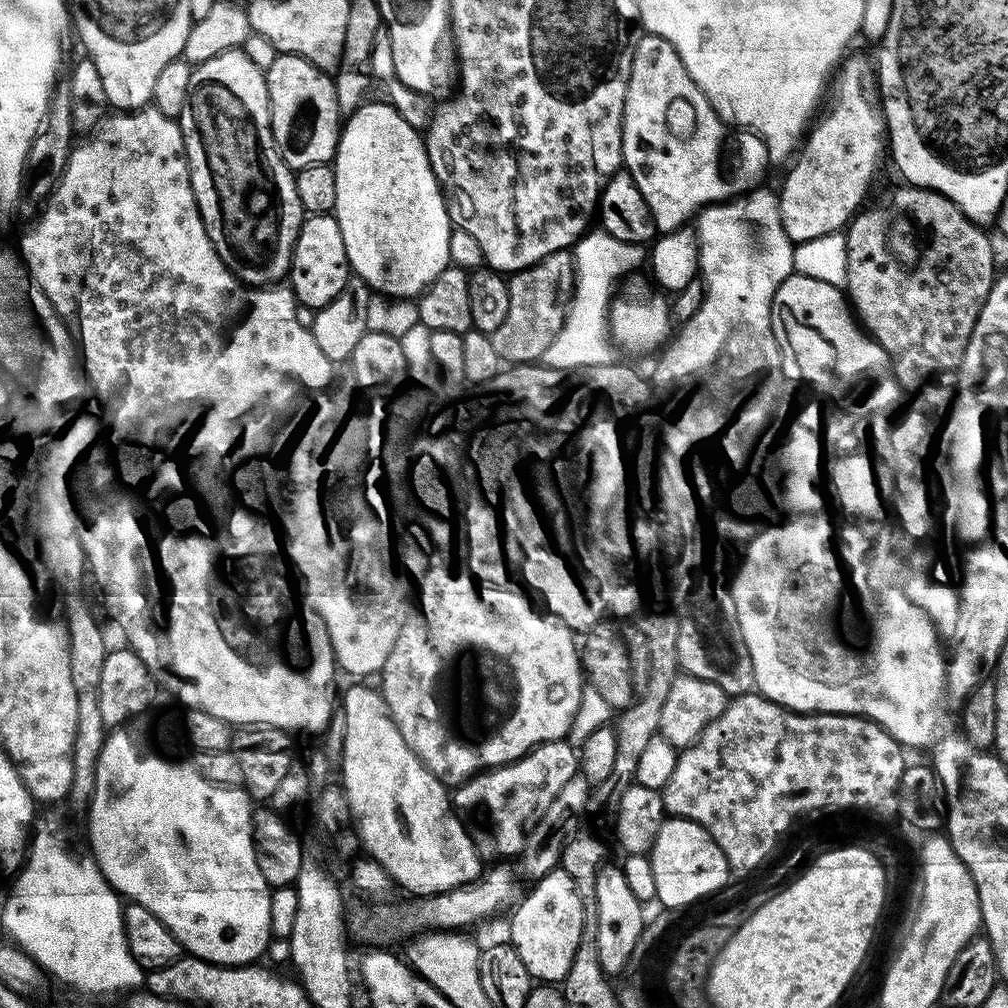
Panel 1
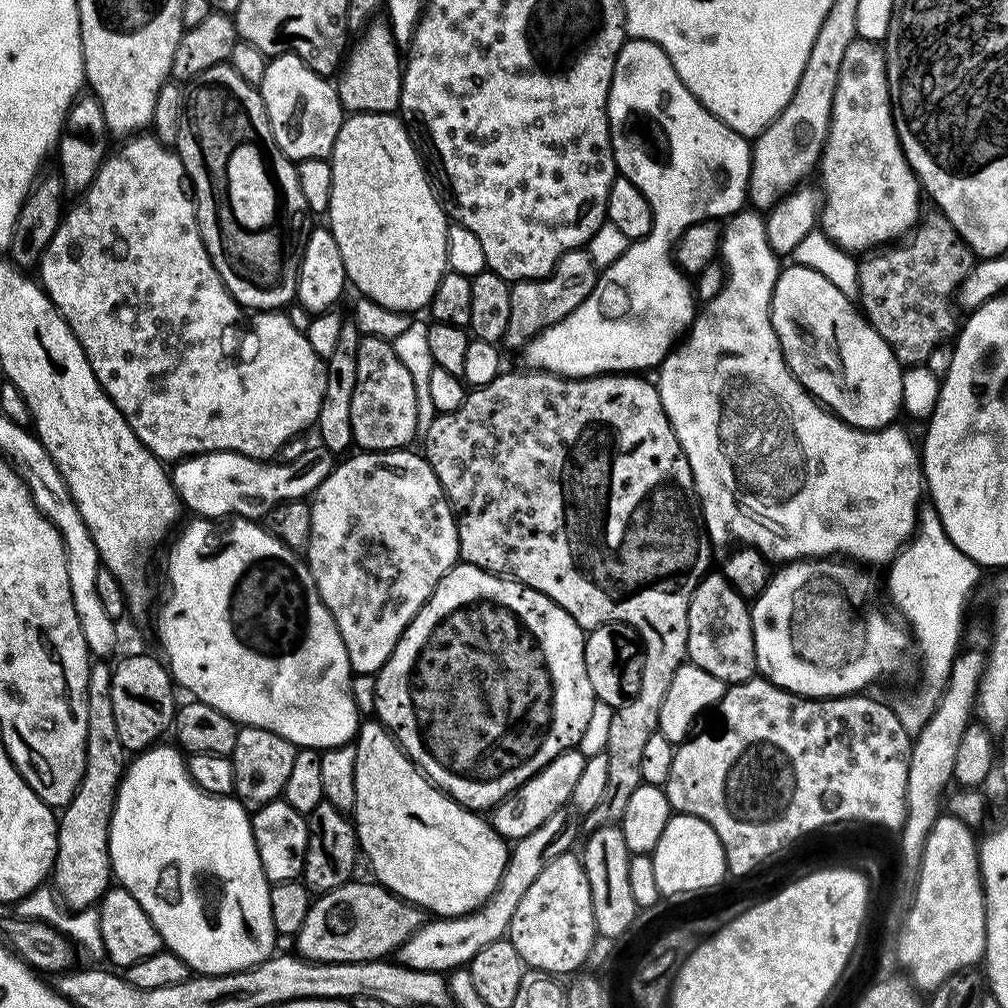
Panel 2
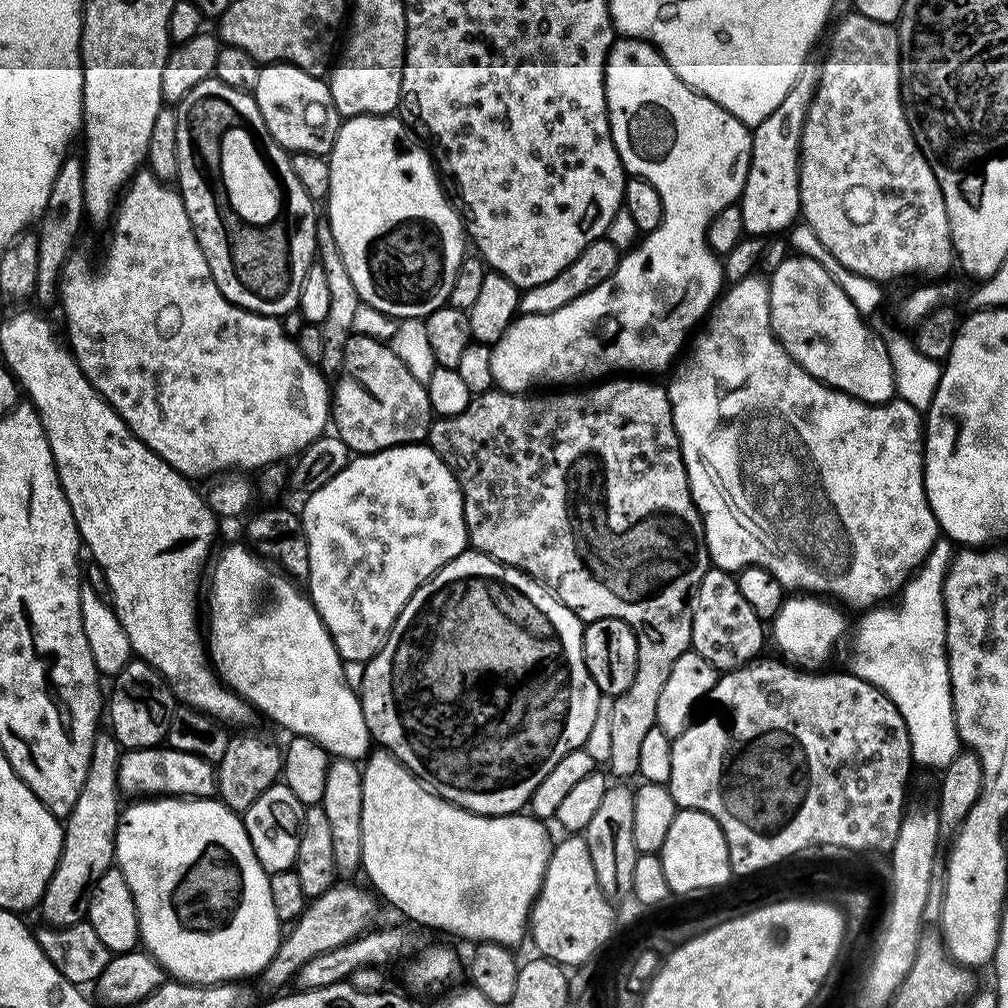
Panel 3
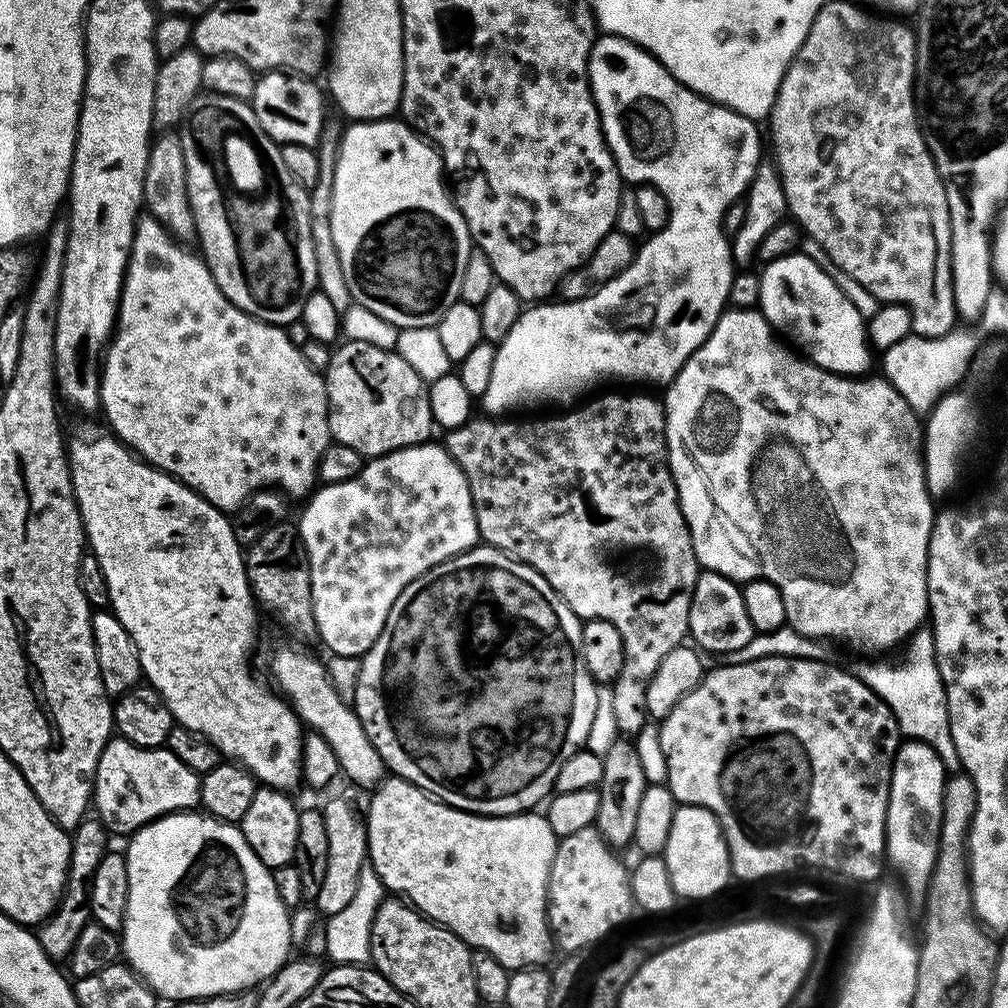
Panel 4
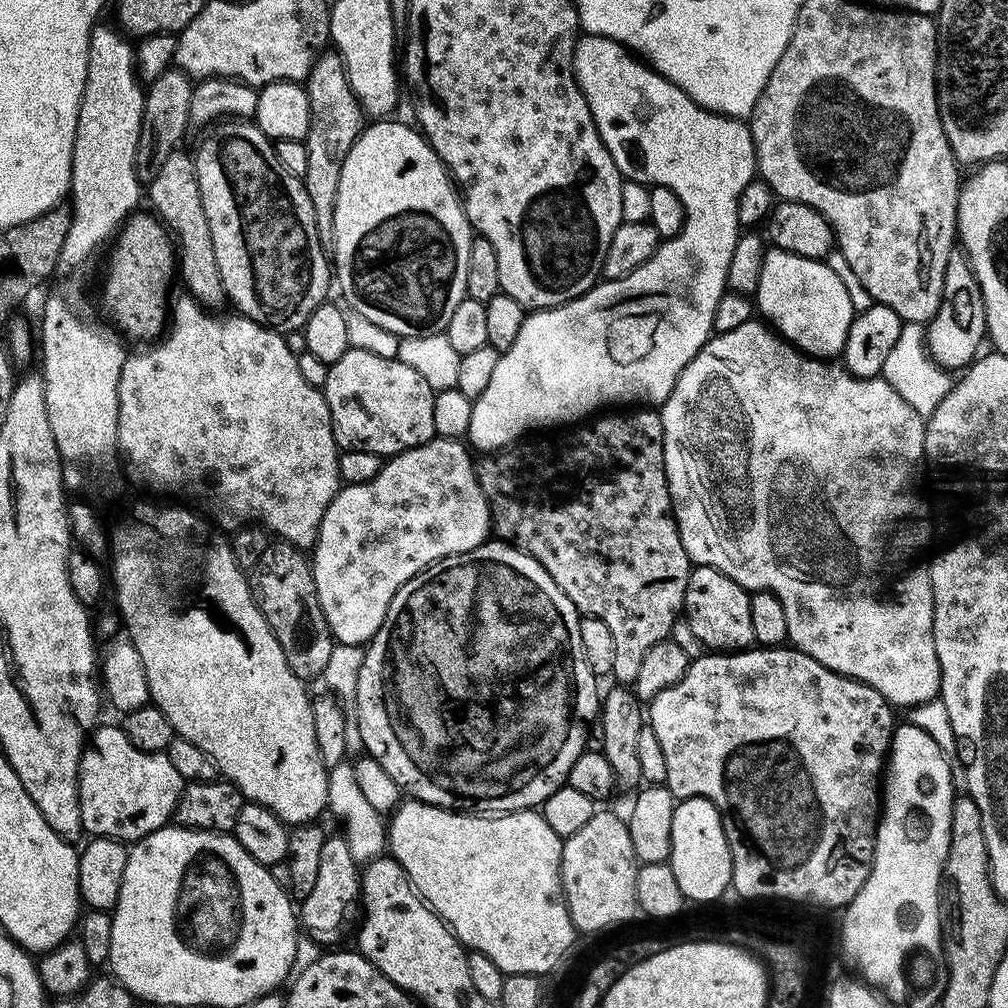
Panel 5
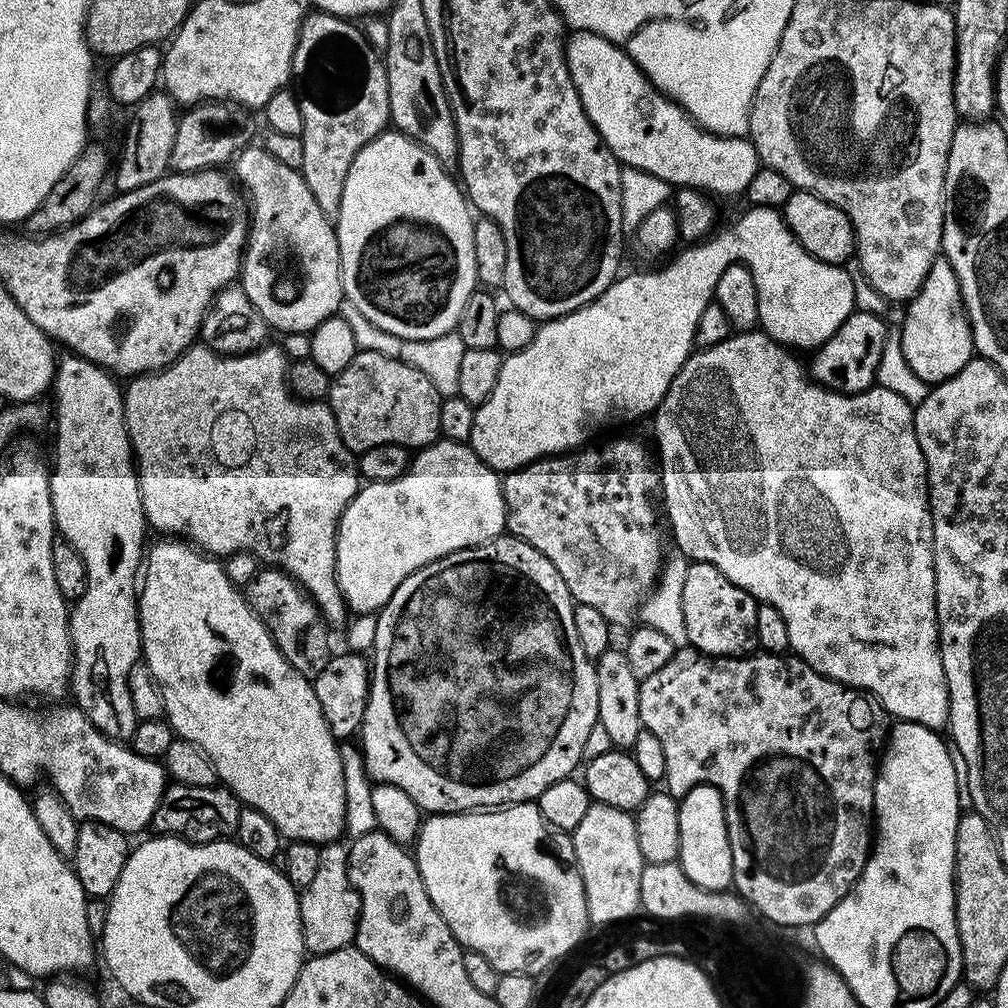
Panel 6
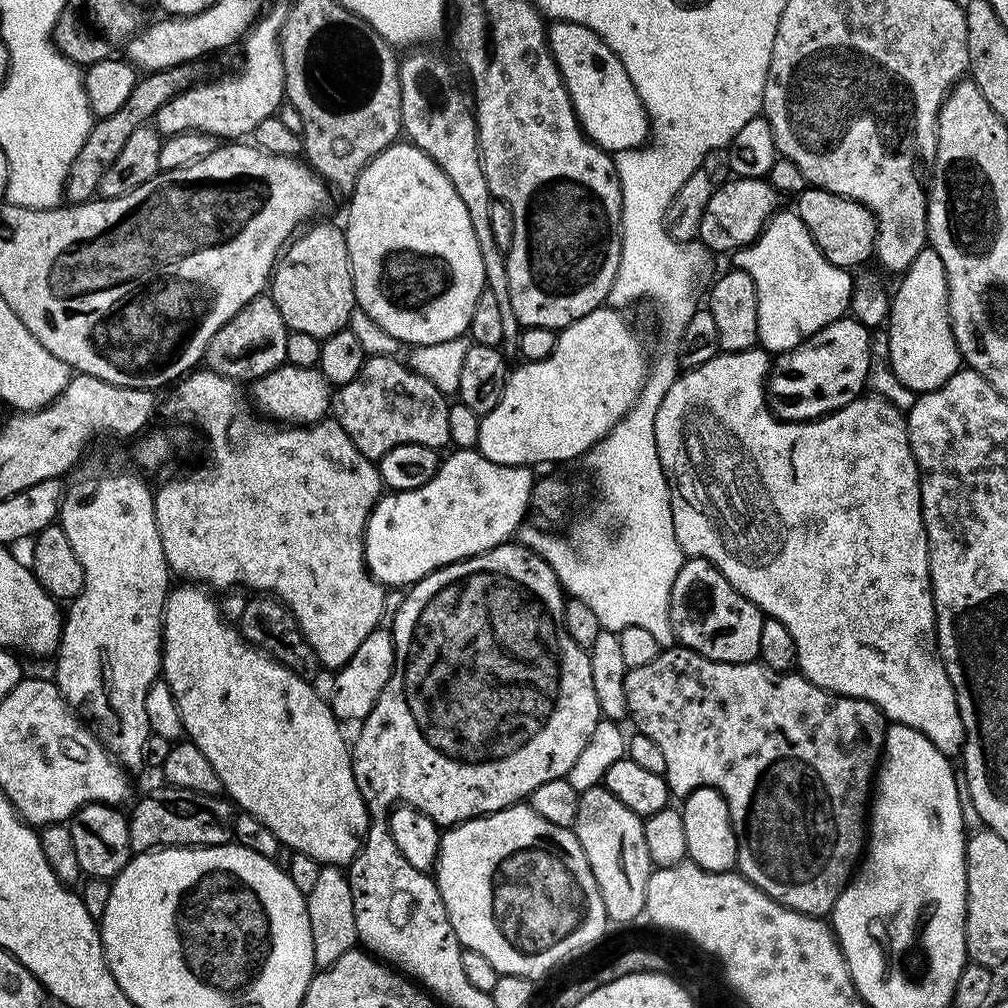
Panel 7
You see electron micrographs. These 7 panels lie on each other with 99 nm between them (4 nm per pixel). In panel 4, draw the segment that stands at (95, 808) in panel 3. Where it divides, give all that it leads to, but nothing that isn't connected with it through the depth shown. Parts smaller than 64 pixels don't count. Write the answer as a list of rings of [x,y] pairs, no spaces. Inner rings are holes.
[[[85,818],[71,833],[72,853],[68,863],[68,881],[64,884],[64,893],[55,910],[44,919],[43,924],[35,929],[36,941],[42,950],[54,962],[67,961],[78,942],[82,930],[92,922],[90,910],[90,886],[94,882],[94,870],[98,870],[98,862],[102,862],[104,853],[109,851],[110,833],[99,819]]]

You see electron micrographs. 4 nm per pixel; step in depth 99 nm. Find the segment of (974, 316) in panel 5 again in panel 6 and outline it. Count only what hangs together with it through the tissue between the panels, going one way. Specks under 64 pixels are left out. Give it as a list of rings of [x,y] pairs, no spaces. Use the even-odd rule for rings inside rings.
[[[937,258],[926,274],[926,282],[912,300],[907,301],[908,313],[904,316],[904,325],[898,328],[902,342],[902,354],[910,362],[910,370],[918,374],[930,386],[949,380],[962,366],[973,359],[972,331],[964,310],[964,299],[954,274],[954,266],[943,258]]]

